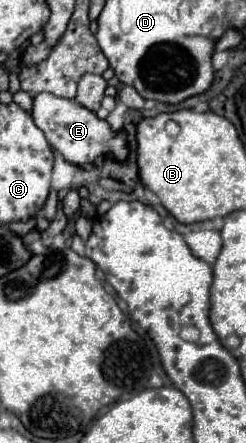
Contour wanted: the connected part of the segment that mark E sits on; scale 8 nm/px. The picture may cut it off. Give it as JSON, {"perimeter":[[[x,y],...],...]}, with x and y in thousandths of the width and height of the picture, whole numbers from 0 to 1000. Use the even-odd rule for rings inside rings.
{"perimeter":[[[167,210],[134,223],[134,251],[126,251],[142,282],[183,300],[199,327],[232,336],[280,368],[313,377],[346,377],[386,368],[411,354],[451,354],[484,368],[516,363],[524,354],[524,318],[516,300],[467,296],[427,269],[402,269],[378,251],[329,242],[297,223],[248,223],[199,210]]]}

